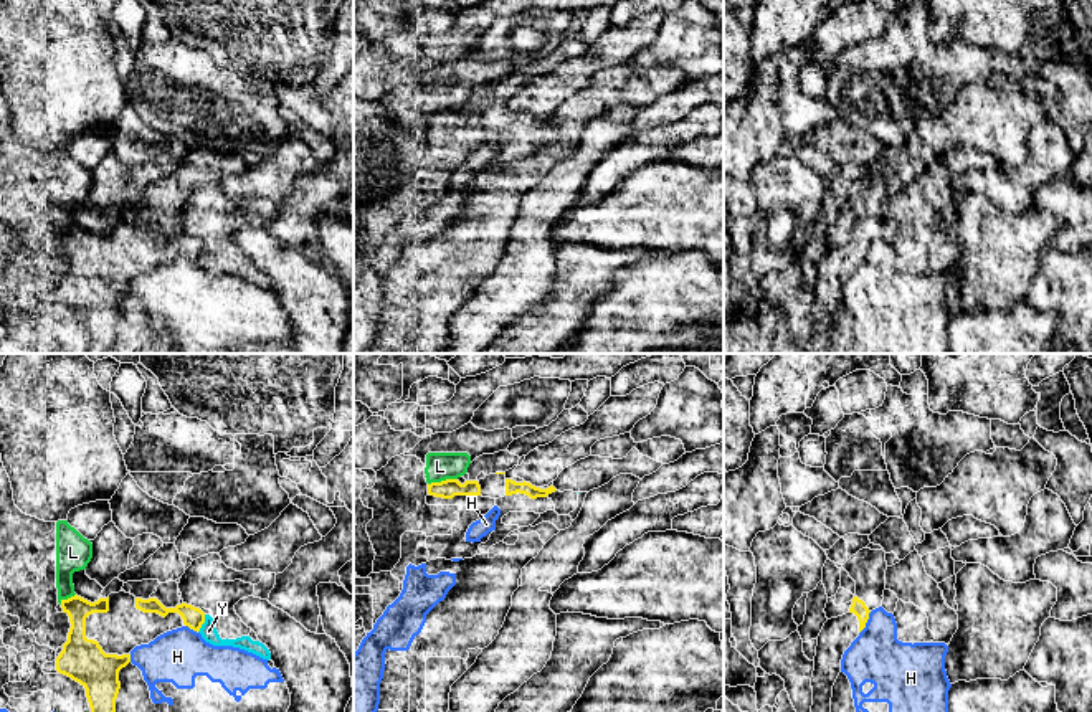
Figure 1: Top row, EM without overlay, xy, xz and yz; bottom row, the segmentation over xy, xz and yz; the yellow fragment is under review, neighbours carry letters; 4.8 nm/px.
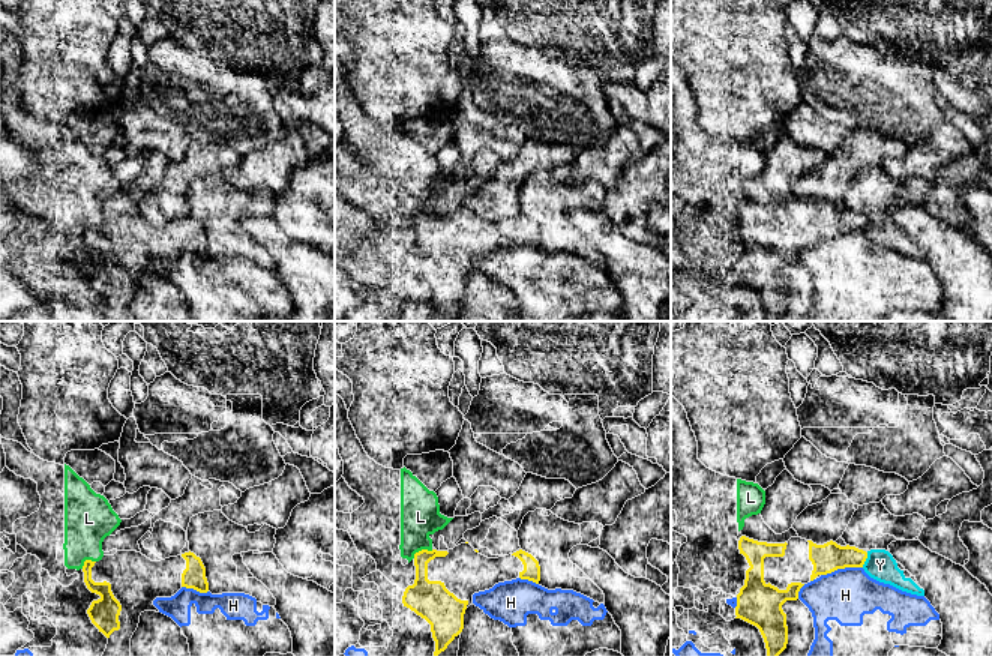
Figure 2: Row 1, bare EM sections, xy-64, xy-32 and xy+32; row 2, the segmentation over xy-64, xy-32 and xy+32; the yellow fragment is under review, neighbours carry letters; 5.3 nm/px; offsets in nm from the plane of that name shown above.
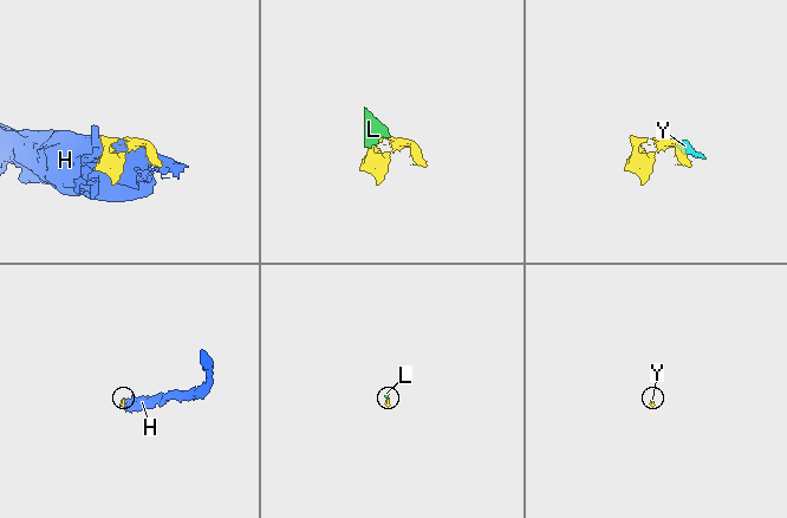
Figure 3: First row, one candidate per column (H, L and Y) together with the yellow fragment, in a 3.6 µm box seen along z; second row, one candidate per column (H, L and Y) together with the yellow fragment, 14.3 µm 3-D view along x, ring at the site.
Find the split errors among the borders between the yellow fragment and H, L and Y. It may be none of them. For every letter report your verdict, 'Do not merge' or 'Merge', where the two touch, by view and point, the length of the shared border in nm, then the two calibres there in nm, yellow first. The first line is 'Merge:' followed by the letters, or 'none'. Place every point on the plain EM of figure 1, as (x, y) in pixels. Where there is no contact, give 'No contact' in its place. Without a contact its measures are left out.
Merge: none
H: Do not merge. Touches yellow at yz (866, 251). Shared border 130 nm. Thickness 70 nm (yellow) against 260 nm
L: Do not merge. Touches yellow at xz (441, 111). Shared border 150 nm. Thickness 90 nm (yellow) against 140 nm
Y: Do not merge. Touches yellow at xy (202, 253). Shared border 100 nm. Thickness 100 nm (yellow) against 80 nm

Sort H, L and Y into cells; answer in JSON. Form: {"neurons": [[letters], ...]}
{"neurons": [["H"], ["L"], ["Y"]]}

